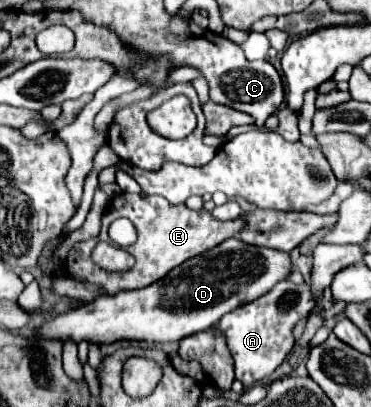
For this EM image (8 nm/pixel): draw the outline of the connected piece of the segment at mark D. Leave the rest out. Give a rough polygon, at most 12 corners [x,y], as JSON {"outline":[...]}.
{"outline":[[233,237],[153,285],[101,295],[39,335],[181,341],[289,279]]}

